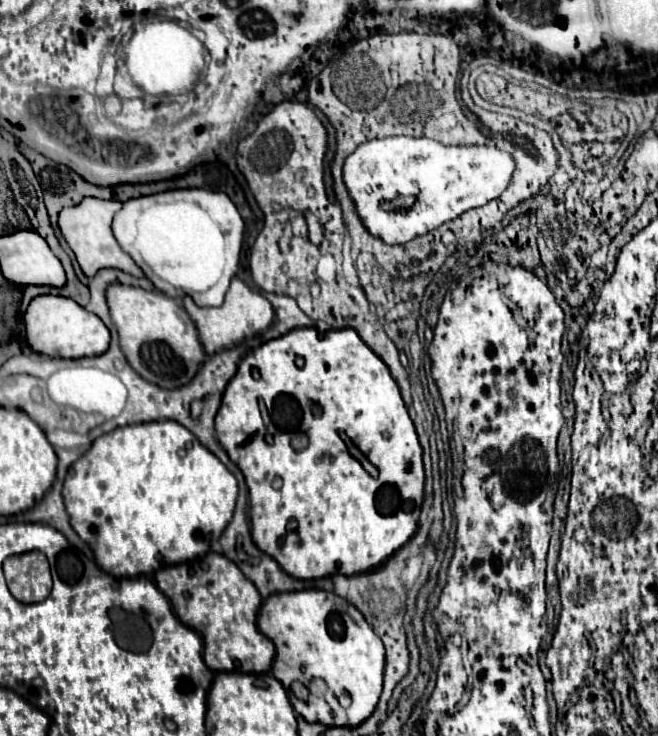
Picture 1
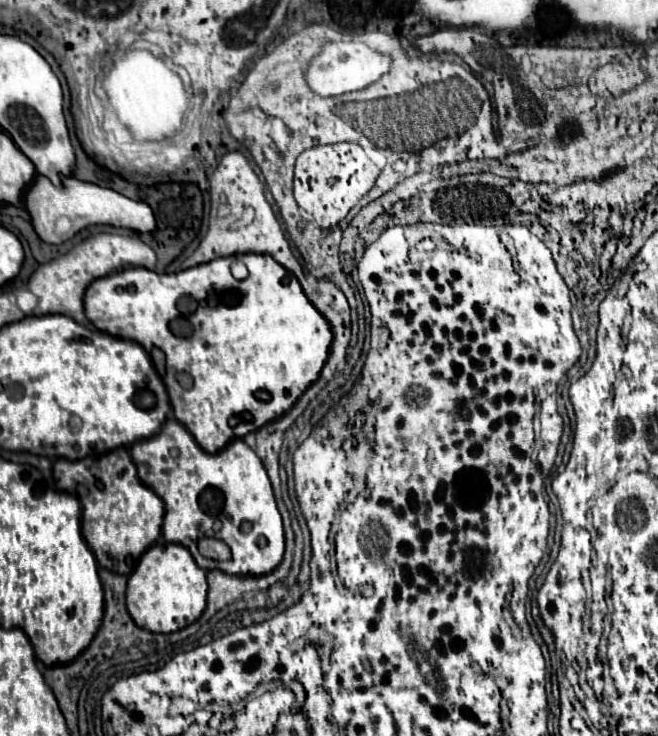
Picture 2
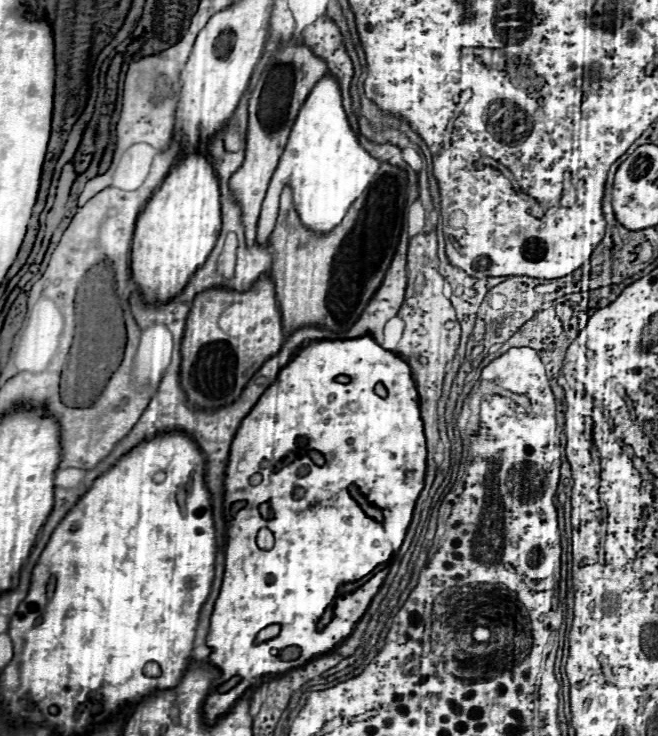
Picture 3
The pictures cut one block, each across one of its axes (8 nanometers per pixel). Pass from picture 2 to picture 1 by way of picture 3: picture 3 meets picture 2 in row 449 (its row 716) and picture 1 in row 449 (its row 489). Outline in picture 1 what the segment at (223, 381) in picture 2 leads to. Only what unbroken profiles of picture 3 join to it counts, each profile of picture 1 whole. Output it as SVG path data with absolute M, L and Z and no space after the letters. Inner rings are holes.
M296 328L288 332L282 338L270 340L258 350L250 352L238 366L236 376L228 382L226 392L222 396L222 406L216 416L216 438L222 444L222 448L228 452L230 460L242 470L246 478L246 486L250 490L250 522L252 522L252 538L256 546L262 552L268 552L284 572L288 572L292 578L298 580L318 580L328 578L334 574L352 576L352 572L368 572L368 568L376 568L376 564L384 564L388 556L394 556L402 546L406 546L412 536L418 530L418 518L420 508L424 502L424 466L422 466L422 446L418 442L418 434L414 430L414 424L408 416L408 410L404 406L404 400L396 380L390 376L388 366L360 340L360 336L350 330L330 330L326 334L320 334L316 328ZM298 434L304 434L308 440L306 448L294 448L292 440L298 438ZM344 436L360 448L360 452L378 468L378 476L372 478L358 460L348 460L346 442Z

